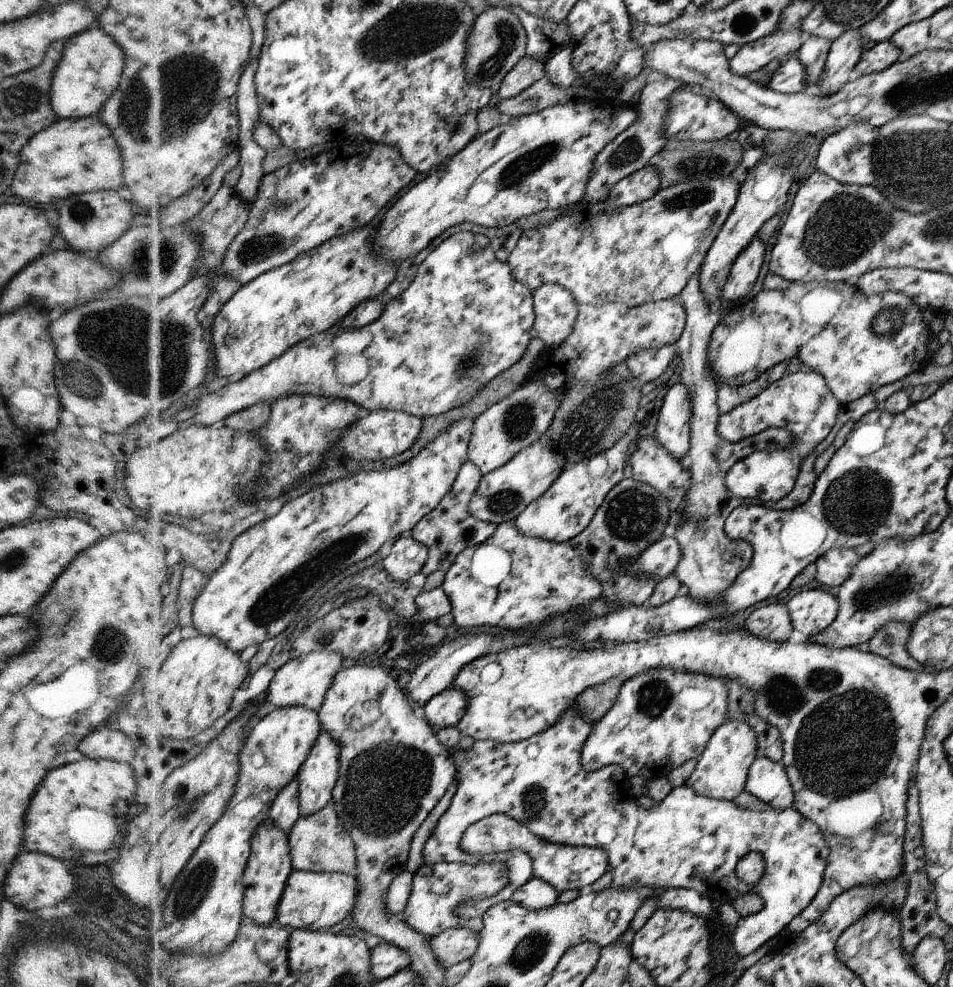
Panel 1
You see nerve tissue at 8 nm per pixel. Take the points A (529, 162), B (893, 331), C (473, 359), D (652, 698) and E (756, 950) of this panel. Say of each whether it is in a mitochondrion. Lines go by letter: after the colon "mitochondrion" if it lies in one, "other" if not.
A: mitochondrion
B: other
C: mitochondrion
D: mitochondrion
E: other

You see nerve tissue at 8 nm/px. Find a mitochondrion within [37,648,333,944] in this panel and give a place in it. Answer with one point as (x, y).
(192, 893)

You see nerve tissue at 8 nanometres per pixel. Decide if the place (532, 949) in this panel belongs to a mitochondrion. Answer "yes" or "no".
yes

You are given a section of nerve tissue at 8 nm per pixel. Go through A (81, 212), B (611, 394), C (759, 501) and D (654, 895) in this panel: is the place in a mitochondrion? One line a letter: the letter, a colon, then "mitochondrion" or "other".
A: mitochondrion
B: mitochondrion
C: other
D: other

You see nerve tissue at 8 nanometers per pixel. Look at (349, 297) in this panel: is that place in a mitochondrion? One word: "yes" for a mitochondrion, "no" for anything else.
no

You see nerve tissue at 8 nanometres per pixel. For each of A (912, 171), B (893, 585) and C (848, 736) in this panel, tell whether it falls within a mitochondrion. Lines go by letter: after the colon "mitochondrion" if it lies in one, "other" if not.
A: mitochondrion
B: mitochondrion
C: mitochondrion

